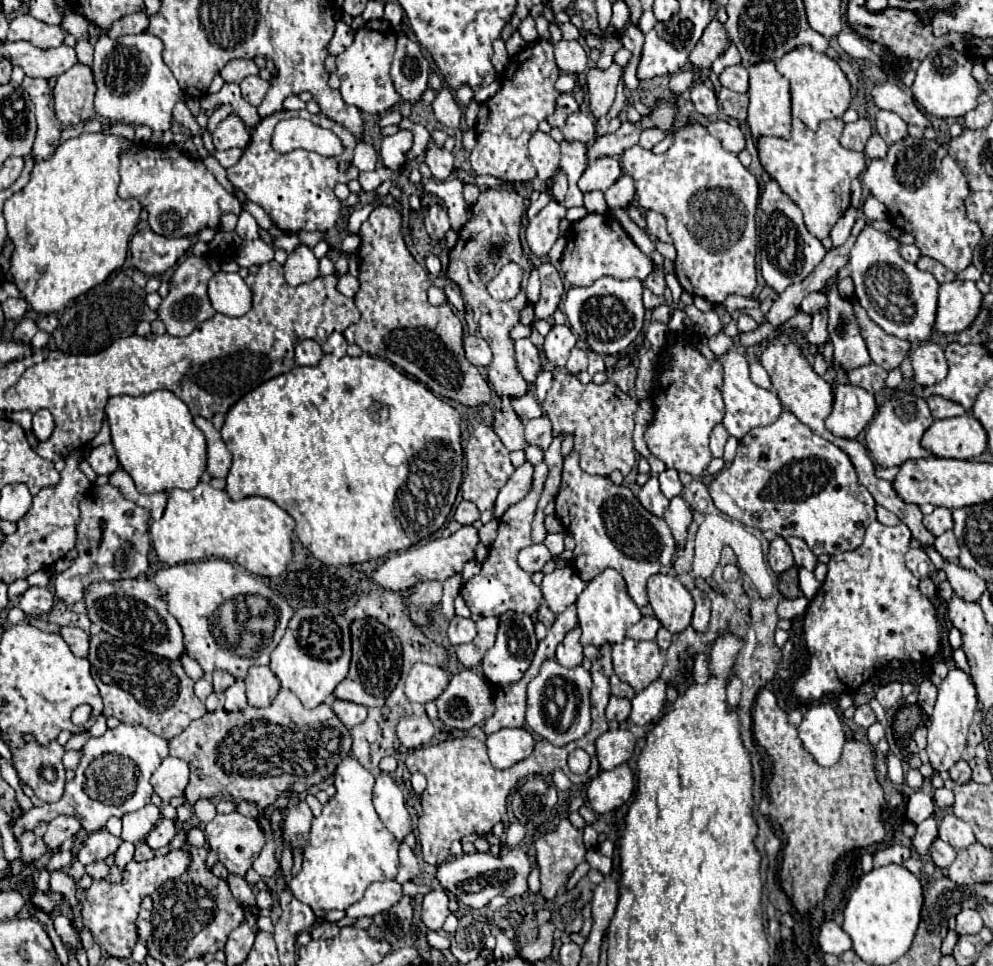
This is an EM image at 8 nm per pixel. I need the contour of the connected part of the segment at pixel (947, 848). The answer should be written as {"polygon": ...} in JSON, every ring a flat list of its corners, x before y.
{"polygon":[[935,839,935,841,933,841,929,853,931,853,933,863,935,863,937,867,941,867,941,869,947,869,947,867,955,861,955,855,957,855,955,849,953,849,949,843,941,841,941,839]]}

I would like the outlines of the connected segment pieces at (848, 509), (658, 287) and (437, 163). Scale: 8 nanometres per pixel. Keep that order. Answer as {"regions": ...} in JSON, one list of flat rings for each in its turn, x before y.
{"regions":[[[783,411,779,419,767,427,755,427,755,431,749,431,739,441,733,463,719,471,709,483,709,495,721,513,745,523,747,527,757,527,761,531,771,529,779,537,801,537,815,555,855,551,863,543,865,529,875,521,875,501,857,481,849,455,831,441,815,435,791,411]],[[659,267,659,269,655,269,643,283,655,293,655,295,663,295,663,291,665,291,665,269,663,267]],[[429,139,429,145,427,145,427,151,425,151,425,163,429,165,431,173,435,179,439,181,445,181,451,173,453,173,453,155,449,151,445,151,443,147,439,147,433,139]]]}

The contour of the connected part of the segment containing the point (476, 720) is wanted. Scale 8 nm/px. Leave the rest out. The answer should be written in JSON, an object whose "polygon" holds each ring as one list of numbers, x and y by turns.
{"polygon":[[473,671,457,673,447,689,435,699,439,719,453,729,471,729,495,713,495,699,489,683]]}

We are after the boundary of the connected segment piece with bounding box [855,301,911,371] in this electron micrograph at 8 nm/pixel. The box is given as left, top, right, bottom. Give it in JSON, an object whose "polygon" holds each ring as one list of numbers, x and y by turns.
{"polygon":[[855,301,855,315,857,315,859,327,861,327,861,335,863,335,865,343,867,343,867,349,869,349,869,355,871,355,873,363,883,367,885,371,891,371,891,369,899,367,903,357,907,355,911,343,903,341,899,337,887,335,879,325,875,325,867,317,865,309,859,307,857,301]]}

